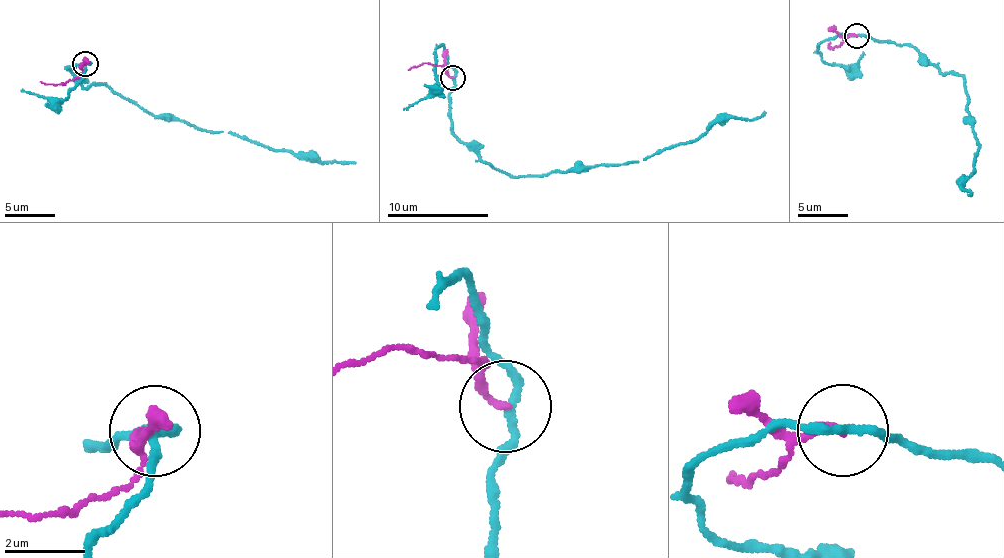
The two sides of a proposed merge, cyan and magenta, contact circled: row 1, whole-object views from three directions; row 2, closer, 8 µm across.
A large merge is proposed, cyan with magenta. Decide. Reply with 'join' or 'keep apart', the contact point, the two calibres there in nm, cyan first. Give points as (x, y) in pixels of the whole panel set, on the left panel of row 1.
keep apart | (85, 63) | 180/190 nm

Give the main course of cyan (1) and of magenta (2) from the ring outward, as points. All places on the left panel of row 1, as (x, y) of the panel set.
1: (85, 64), (65, 68), (84, 88), (103, 83), (155, 116), (175, 115), (321, 162), (356, 163)
2: (85, 64), (82, 71), (66, 83), (40, 81)

